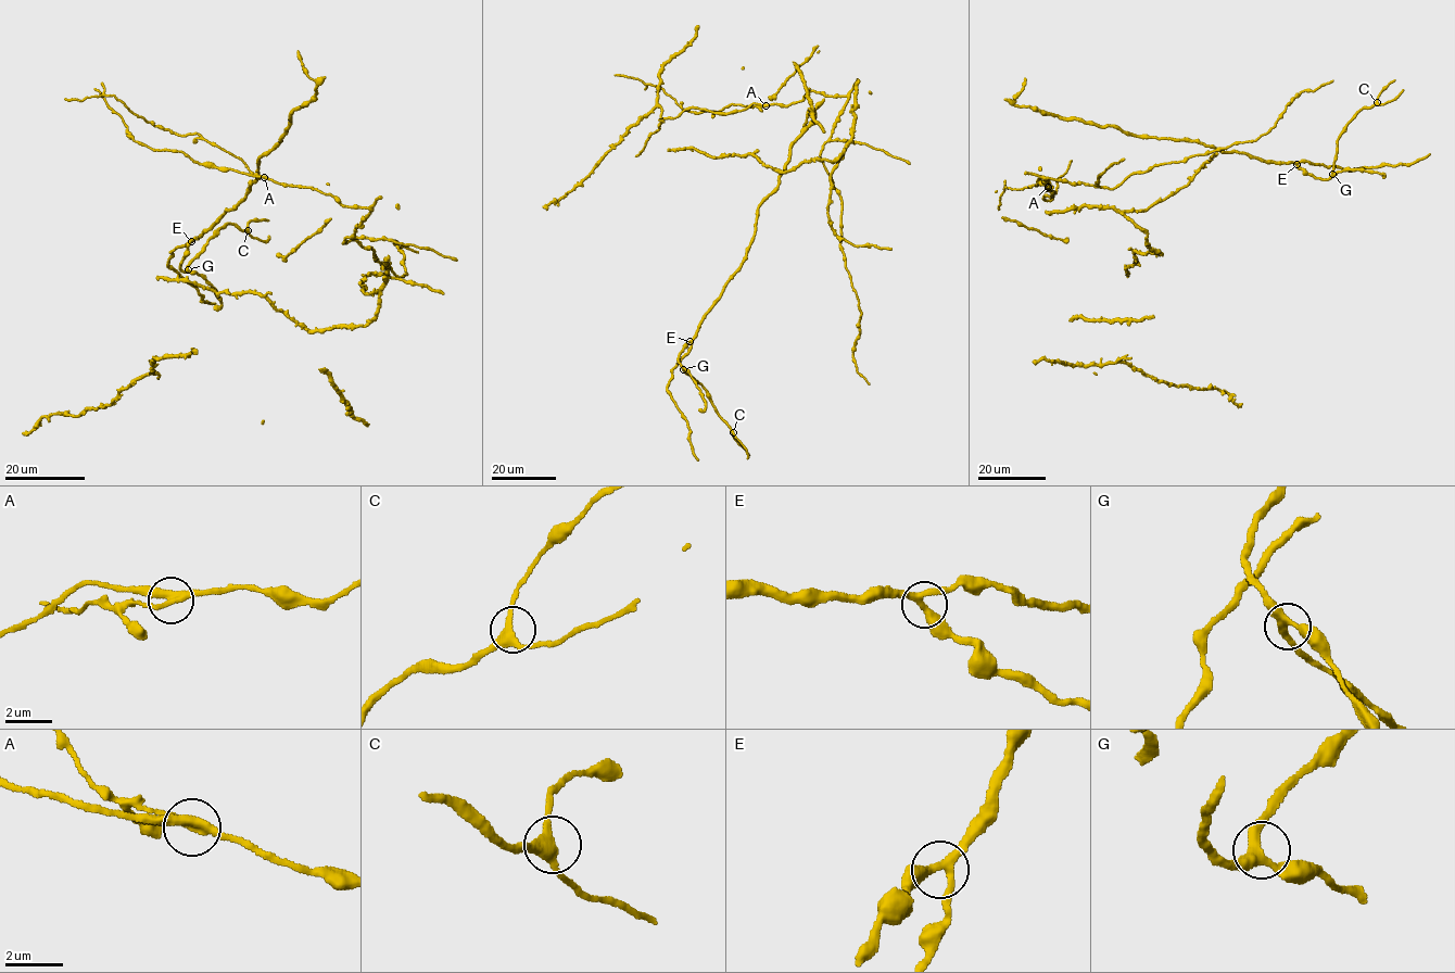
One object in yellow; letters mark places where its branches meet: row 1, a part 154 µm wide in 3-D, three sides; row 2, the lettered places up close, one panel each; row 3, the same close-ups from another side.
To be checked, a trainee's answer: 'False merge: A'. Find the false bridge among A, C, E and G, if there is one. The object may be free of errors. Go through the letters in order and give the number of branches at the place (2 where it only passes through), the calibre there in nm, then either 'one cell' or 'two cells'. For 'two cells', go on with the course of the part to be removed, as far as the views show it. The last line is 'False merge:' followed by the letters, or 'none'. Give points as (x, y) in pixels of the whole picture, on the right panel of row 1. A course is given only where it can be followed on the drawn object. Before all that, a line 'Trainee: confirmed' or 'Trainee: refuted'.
Trainee: confirmed
A: branches 3; calibre 300 nm; two cells; course (1048, 187), (1037, 181), (1040, 176), (1042, 184), (1021, 189), (1006, 187), (999, 209)
C: branches 3; calibre 320 nm; one cell
E: branches 3; calibre 300 nm; one cell
G: branches 3; calibre 300 nm; one cell
False merge: A

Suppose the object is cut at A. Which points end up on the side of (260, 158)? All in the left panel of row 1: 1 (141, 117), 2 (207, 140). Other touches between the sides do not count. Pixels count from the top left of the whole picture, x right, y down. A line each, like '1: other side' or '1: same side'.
1: other side
2: other side

